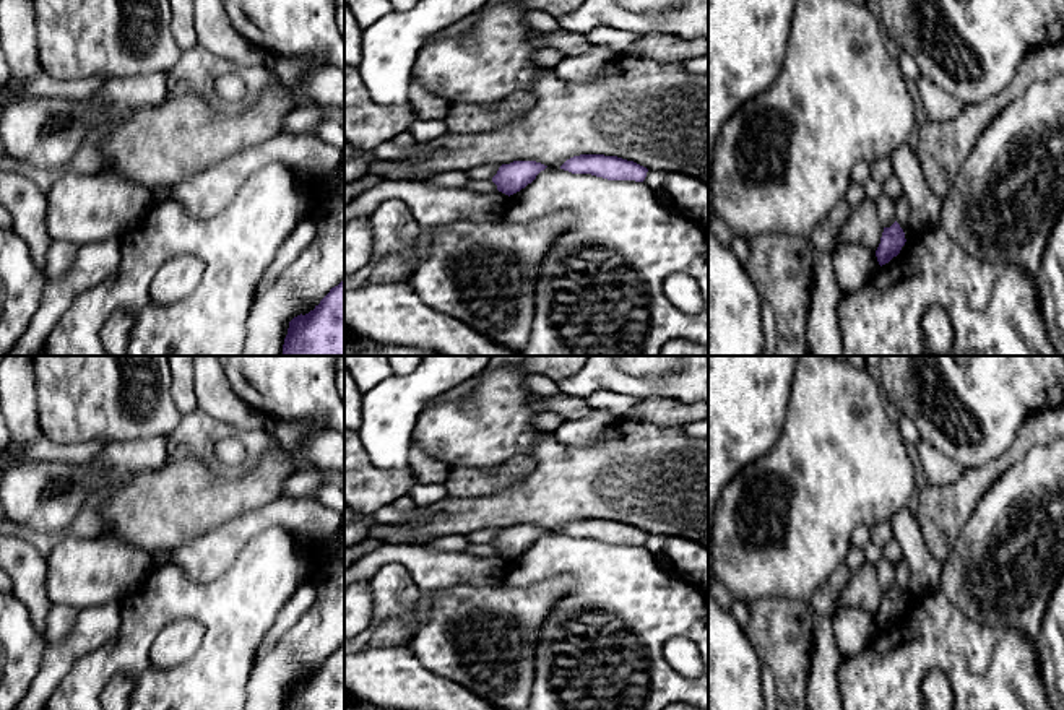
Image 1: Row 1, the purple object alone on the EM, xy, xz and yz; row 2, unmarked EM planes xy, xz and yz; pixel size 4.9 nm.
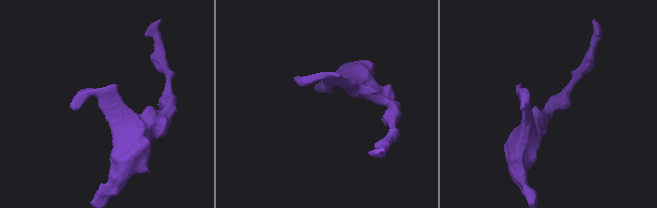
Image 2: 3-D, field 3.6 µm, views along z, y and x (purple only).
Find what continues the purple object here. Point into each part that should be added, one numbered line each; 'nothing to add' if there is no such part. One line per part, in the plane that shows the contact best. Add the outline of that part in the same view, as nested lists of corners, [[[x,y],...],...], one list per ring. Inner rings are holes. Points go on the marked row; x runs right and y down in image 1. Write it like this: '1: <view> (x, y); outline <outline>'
nothing to add

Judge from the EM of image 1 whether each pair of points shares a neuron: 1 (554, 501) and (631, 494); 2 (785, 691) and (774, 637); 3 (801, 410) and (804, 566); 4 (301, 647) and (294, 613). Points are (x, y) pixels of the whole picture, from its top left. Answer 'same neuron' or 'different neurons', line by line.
1: same neuron
2: same neuron
3: same neuron
4: different neurons

